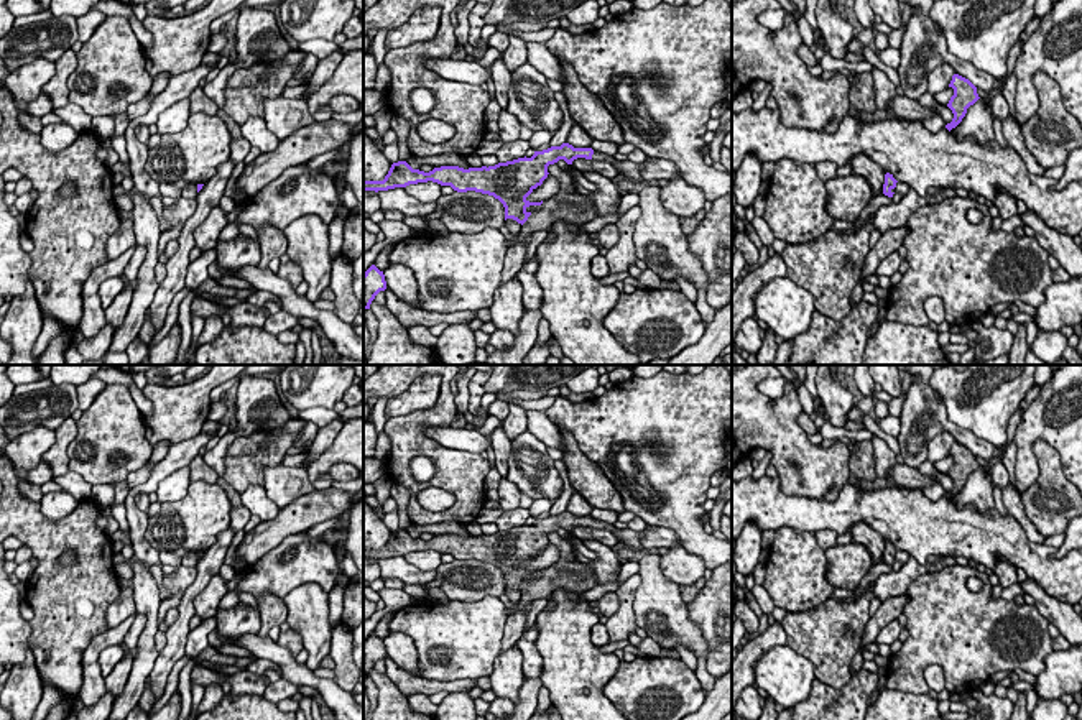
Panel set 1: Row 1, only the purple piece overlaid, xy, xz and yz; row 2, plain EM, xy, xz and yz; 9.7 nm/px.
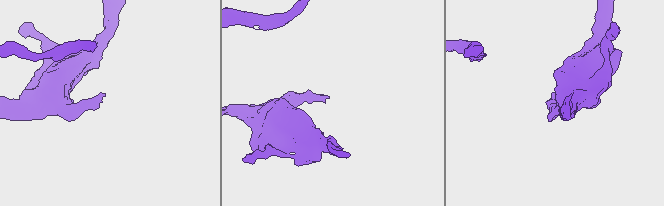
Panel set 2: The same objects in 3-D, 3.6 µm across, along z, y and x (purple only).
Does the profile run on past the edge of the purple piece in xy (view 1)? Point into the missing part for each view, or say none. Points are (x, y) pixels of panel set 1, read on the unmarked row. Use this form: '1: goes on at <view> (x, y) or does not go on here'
1: does not go on here

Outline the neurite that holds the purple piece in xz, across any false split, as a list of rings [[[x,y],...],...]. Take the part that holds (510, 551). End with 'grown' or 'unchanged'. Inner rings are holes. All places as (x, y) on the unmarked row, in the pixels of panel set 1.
[[[562,511],[561,515],[534,519],[531,526],[525,524],[488,536],[441,534],[424,541],[413,538],[406,529],[398,529],[391,533],[383,549],[363,549],[363,559],[378,561],[432,549],[441,554],[451,554],[457,561],[475,559],[493,564],[505,575],[505,588],[513,587],[523,593],[531,584],[526,577],[543,572],[543,569],[529,570],[526,565],[548,546],[548,534],[559,528],[572,533],[577,526],[608,529],[618,538],[618,542],[635,551],[645,549],[640,531],[617,529],[613,524],[592,516],[574,516],[569,511]]]; grown

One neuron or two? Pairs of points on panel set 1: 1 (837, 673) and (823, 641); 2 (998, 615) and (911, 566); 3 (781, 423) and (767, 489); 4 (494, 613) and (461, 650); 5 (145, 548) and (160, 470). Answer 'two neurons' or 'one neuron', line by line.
1: one neuron
2: two neurons
3: two neurons
4: one neuron
5: one neuron

